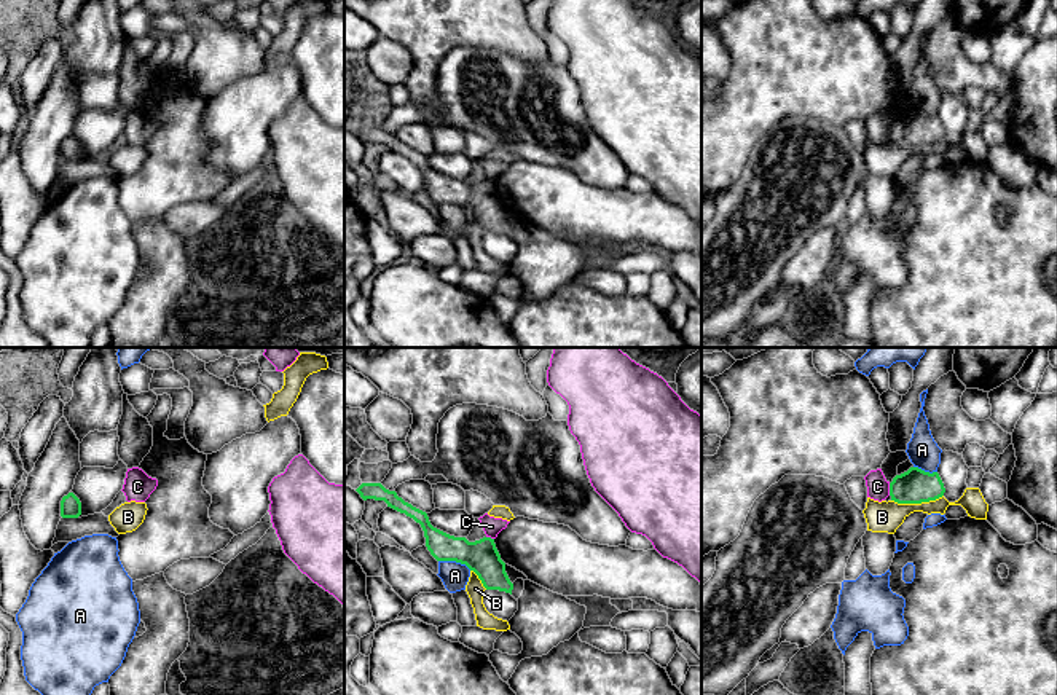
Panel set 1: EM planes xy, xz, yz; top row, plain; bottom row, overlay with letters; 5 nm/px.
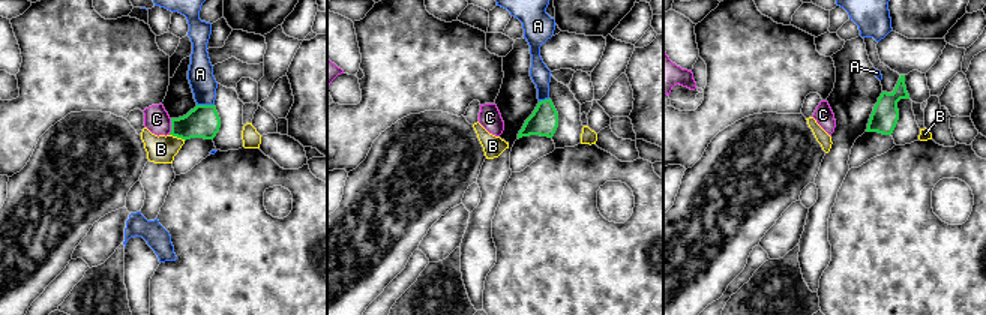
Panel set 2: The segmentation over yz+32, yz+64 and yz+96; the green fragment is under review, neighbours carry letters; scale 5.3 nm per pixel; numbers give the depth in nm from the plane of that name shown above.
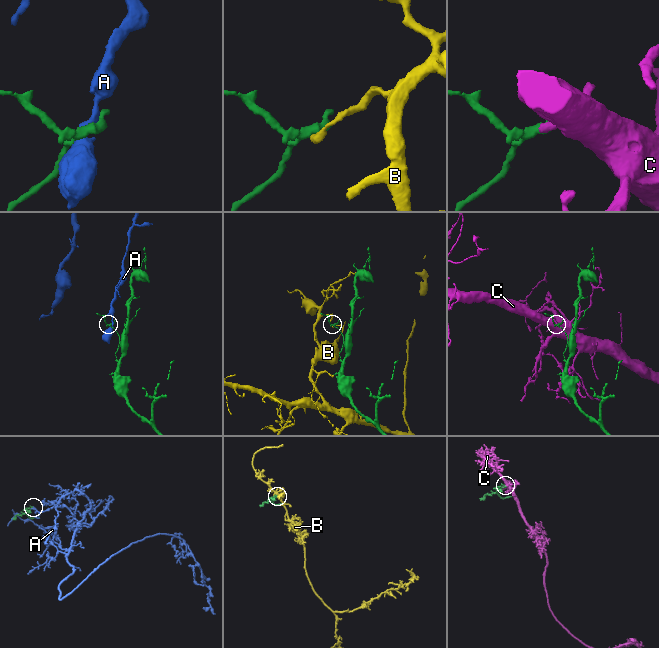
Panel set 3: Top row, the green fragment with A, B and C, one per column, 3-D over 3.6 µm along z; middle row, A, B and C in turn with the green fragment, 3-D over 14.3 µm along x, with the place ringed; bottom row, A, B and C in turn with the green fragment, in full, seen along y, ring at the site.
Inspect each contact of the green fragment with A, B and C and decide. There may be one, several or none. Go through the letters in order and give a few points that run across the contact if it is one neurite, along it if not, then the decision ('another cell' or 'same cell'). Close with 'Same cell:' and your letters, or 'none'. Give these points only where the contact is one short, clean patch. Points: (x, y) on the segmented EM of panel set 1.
A: another cell
B: yz (943, 494), (920, 502), (891, 501) | another cell
C: yz (888, 483), (890, 494) | another cell
Same cell: none

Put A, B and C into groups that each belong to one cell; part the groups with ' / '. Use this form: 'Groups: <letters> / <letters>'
Groups: A / B / C

